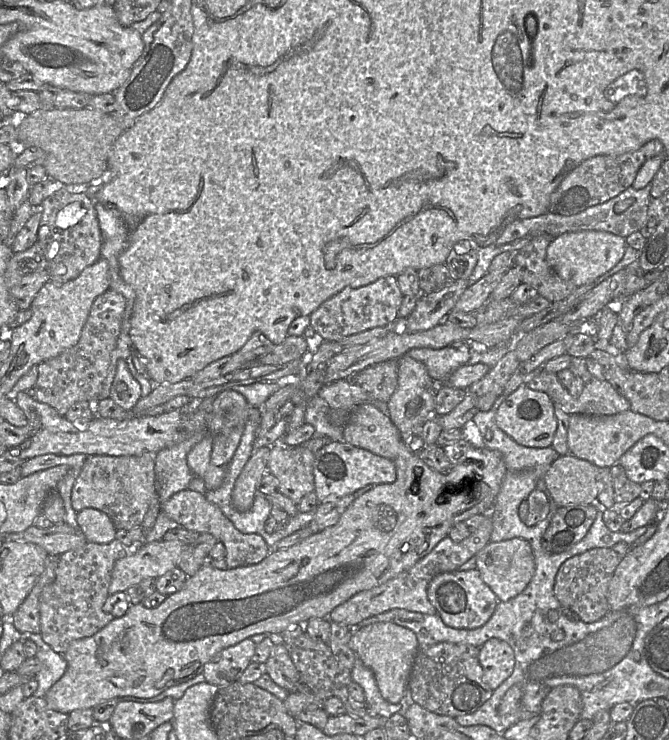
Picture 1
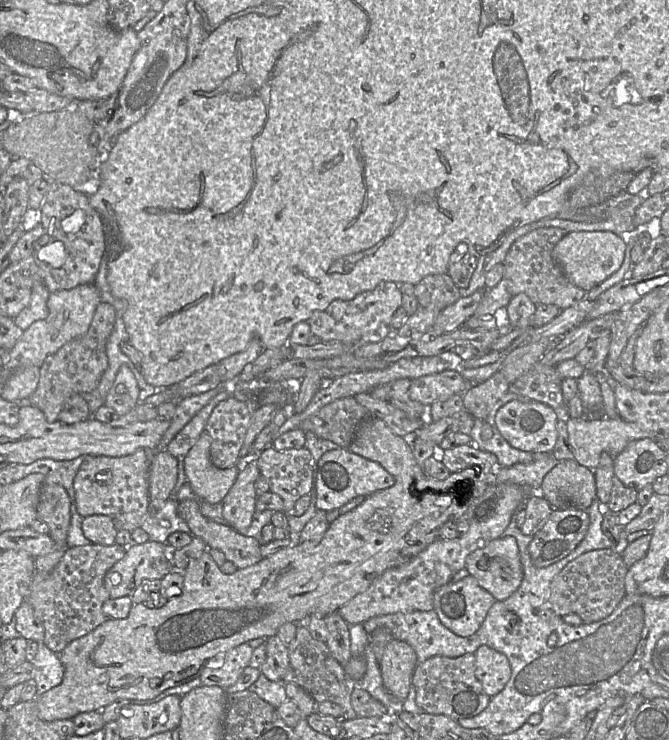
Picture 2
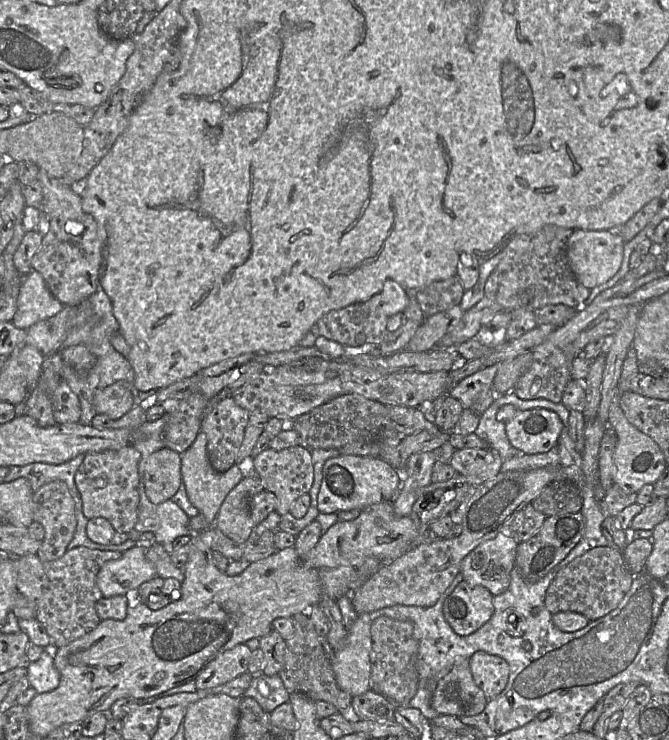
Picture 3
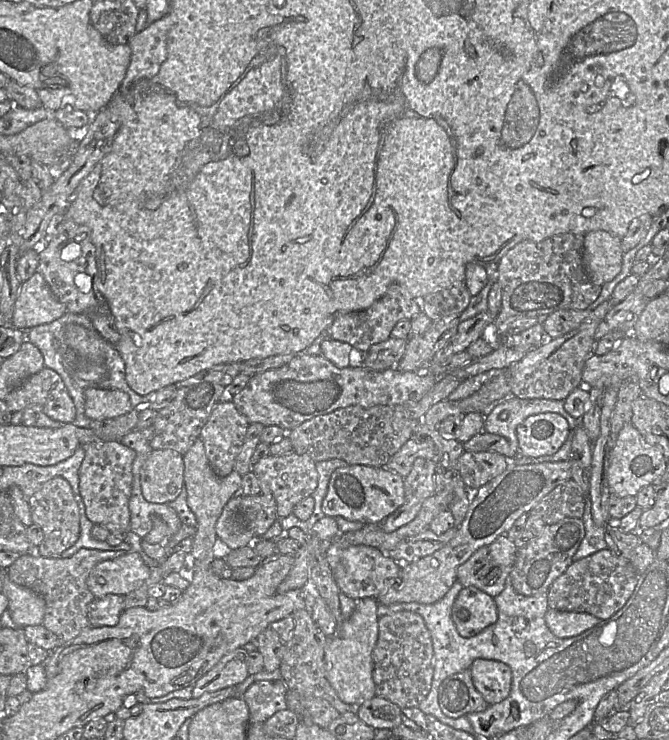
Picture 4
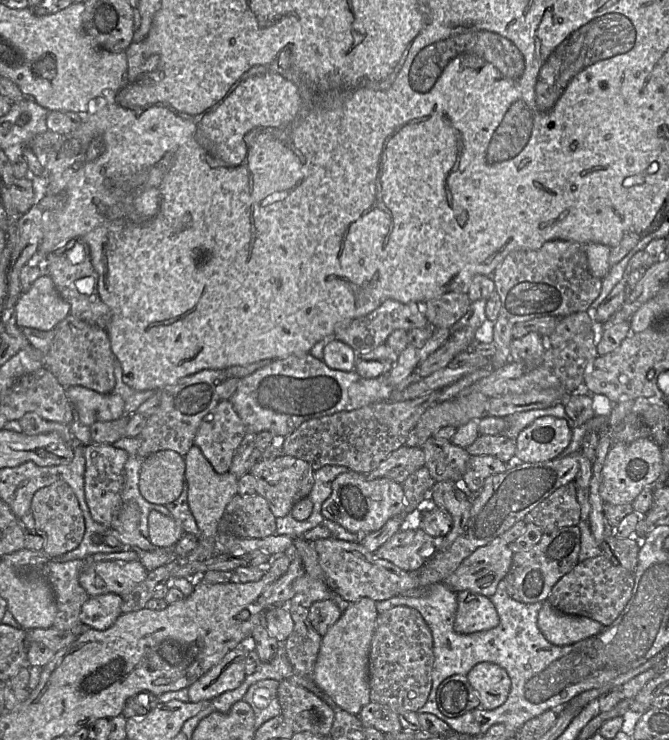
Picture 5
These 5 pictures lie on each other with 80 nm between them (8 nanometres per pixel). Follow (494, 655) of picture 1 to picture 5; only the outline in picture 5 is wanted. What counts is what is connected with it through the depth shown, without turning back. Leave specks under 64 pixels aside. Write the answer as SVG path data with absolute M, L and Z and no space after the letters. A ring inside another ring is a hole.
M480 662L467 674L470 685L477 692L480 706L493 710L501 706L511 691L511 679L507 671L492 662Z

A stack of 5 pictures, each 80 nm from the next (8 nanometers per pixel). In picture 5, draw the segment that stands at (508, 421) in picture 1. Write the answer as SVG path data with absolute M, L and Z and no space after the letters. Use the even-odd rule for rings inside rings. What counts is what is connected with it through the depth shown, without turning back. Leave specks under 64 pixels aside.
M539 417L519 433L515 458L522 463L555 459L568 447L571 437L572 428L564 419Z

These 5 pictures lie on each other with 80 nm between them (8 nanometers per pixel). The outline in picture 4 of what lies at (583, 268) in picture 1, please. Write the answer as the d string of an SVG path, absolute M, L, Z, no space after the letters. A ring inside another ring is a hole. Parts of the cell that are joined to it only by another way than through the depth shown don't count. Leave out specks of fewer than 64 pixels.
M596 230L584 235L583 264L591 282L597 286L614 279L621 271L621 239L609 232Z

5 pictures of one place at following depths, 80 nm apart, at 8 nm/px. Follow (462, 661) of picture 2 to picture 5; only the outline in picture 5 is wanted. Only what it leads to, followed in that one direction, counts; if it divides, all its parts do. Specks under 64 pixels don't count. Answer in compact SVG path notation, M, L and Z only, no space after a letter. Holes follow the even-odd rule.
M453 675L441 682L437 689L437 705L447 717L456 718L480 706L477 692L466 675Z

